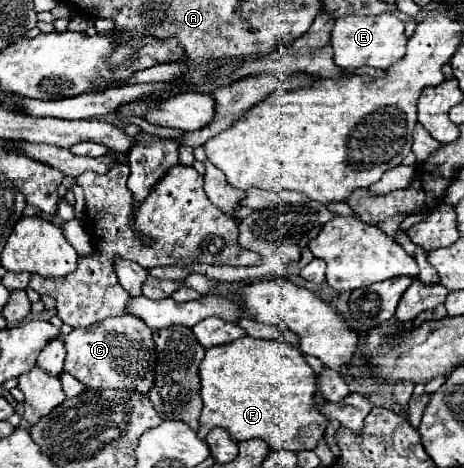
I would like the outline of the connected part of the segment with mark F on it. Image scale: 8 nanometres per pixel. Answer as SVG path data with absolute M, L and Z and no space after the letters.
M251 336L239 338L229 344L213 346L205 352L205 358L199 366L199 378L201 378L201 422L199 422L199 438L205 441L209 430L213 428L225 428L229 436L235 442L261 438L265 440L271 450L313 450L321 434L325 432L329 420L321 416L313 404L315 404L315 372L311 366L303 360L303 354L279 340L257 340Z

